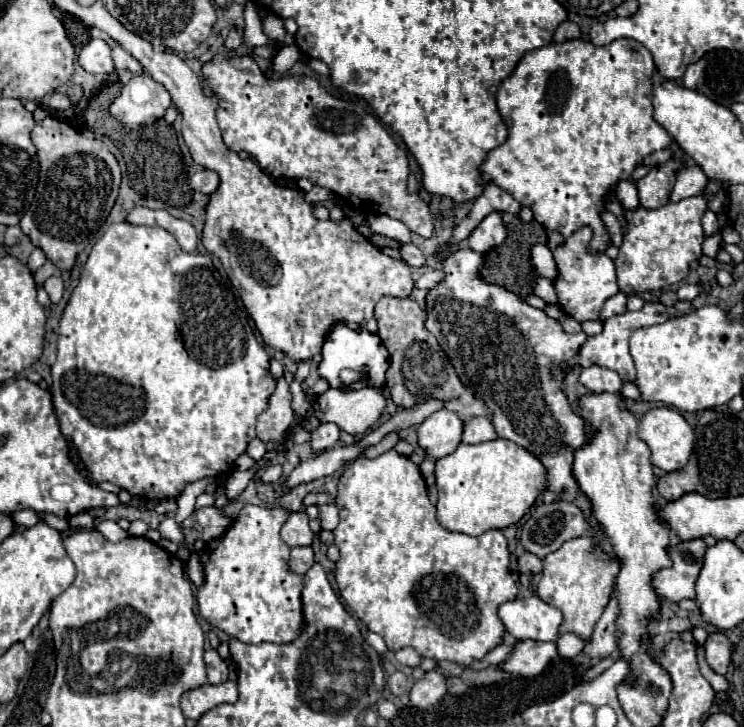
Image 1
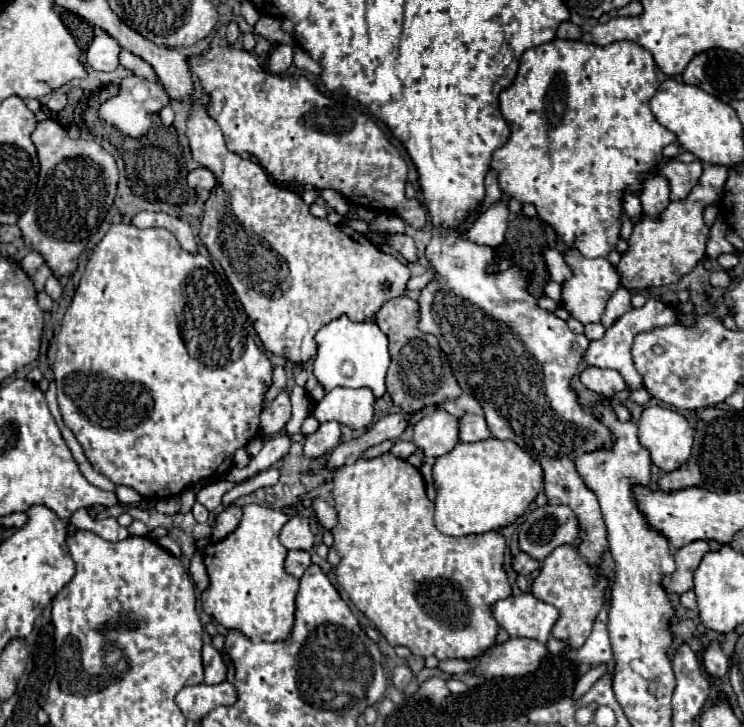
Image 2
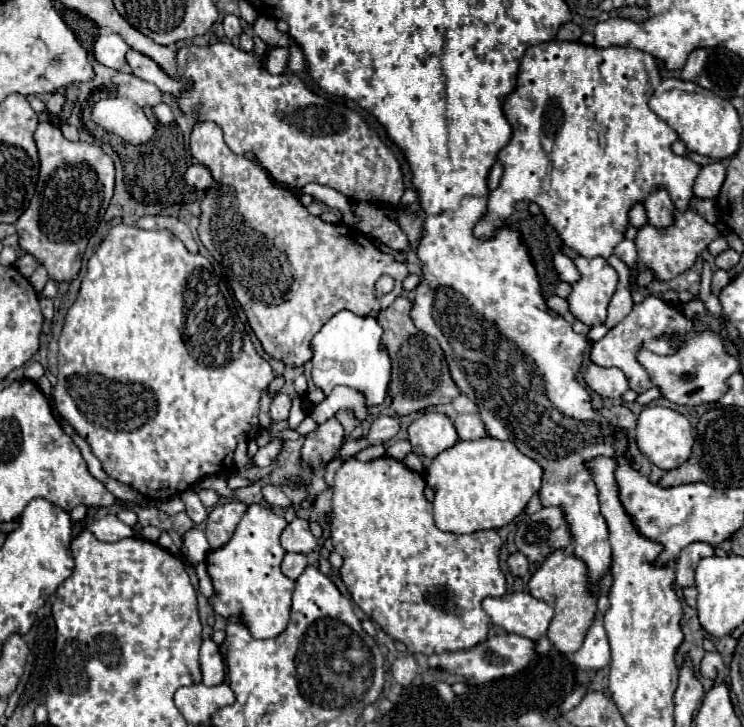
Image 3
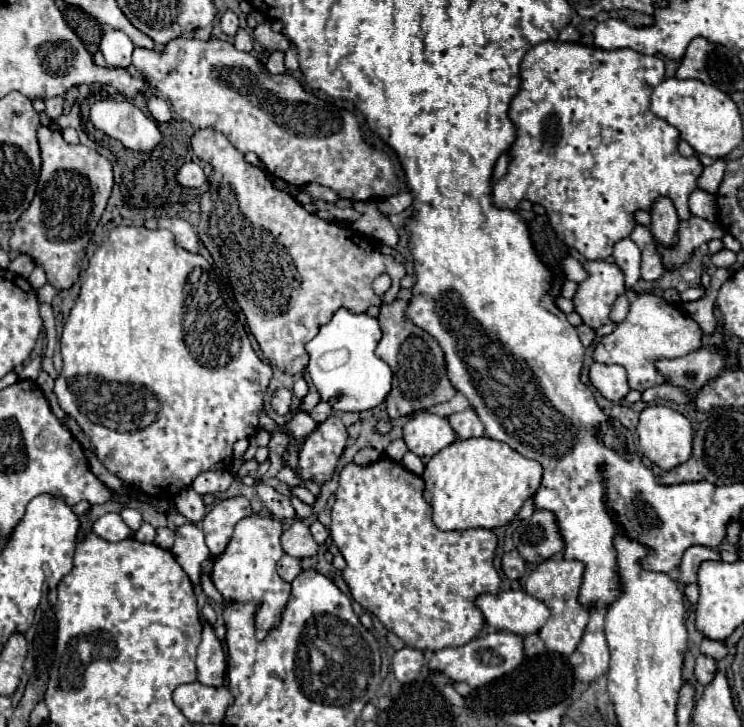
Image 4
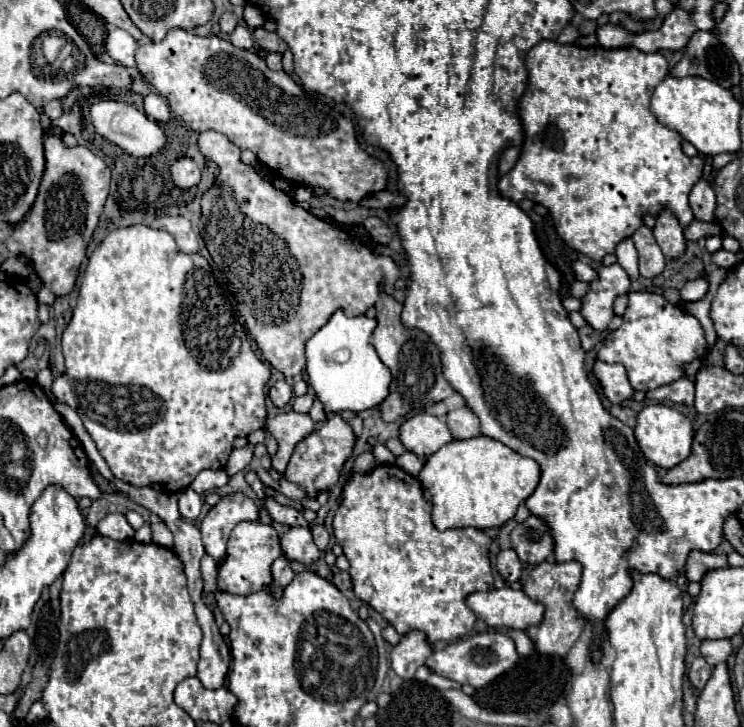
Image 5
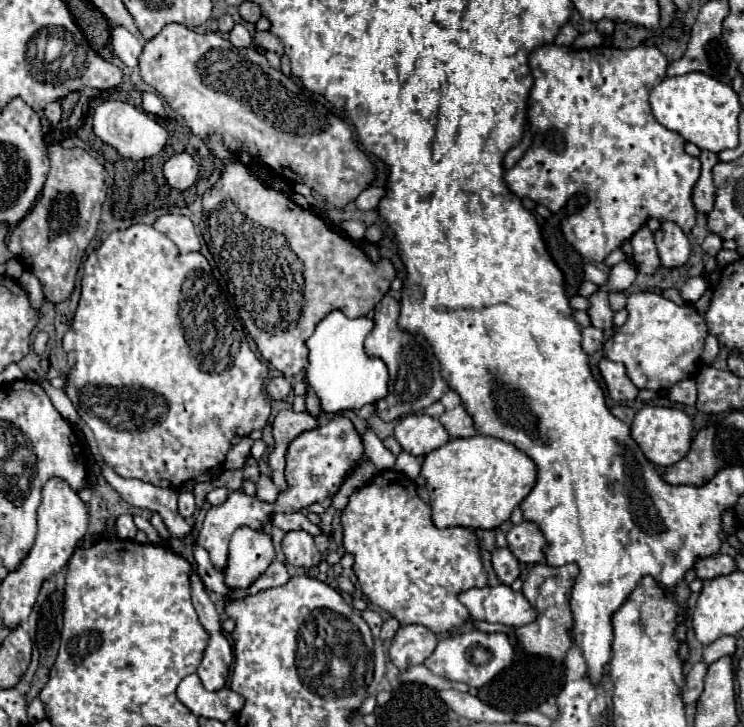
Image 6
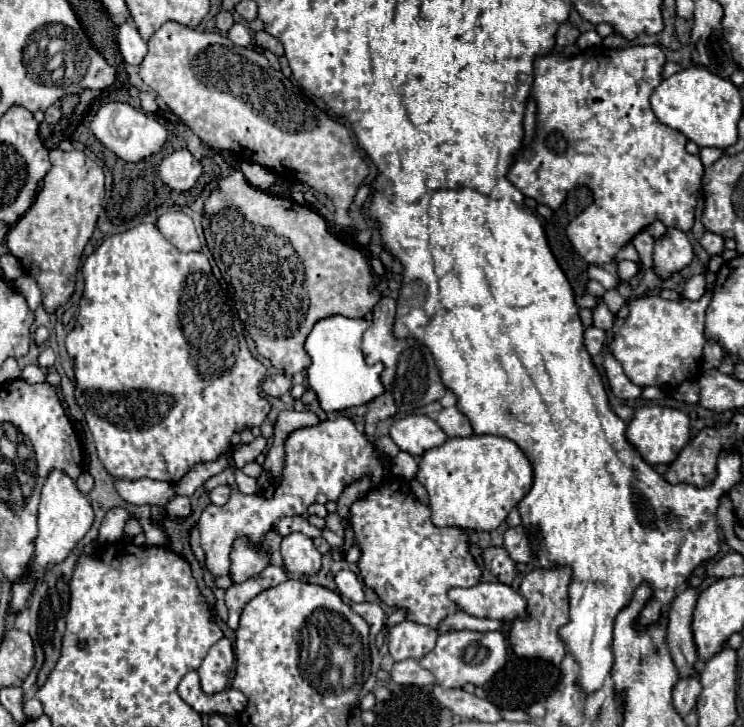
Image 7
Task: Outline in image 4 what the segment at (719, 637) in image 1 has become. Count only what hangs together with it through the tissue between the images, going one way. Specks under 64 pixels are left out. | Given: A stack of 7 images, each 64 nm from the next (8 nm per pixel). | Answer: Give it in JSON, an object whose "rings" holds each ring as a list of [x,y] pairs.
{"rings":[[[698,656],[698,660],[696,660],[696,678],[698,678],[698,682],[700,684],[710,684],[712,682],[712,678],[714,678],[714,674],[716,674],[716,668],[718,668],[718,662],[714,660],[714,658],[710,658],[710,656]]]}

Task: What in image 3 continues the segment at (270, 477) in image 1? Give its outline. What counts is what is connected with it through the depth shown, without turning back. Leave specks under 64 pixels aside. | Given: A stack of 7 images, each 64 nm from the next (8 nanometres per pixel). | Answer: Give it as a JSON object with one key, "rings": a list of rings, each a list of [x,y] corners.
{"rings":[[[206,476],[202,482],[198,482],[198,484],[194,486],[196,492],[202,490],[202,488],[212,488],[212,490],[216,490],[222,498],[234,498],[234,490],[230,490],[230,488],[226,486],[226,478],[224,478],[224,476]]]}

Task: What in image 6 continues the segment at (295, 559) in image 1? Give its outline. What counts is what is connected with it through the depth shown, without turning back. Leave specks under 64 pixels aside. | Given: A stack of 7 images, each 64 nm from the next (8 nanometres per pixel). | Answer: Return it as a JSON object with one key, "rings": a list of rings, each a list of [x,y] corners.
{"rings":[[[274,560],[274,562],[270,564],[270,568],[264,572],[264,576],[260,576],[260,580],[256,580],[256,584],[252,584],[252,588],[246,588],[246,590],[240,590],[240,592],[230,592],[230,596],[232,596],[232,598],[250,596],[250,594],[256,594],[256,592],[266,590],[266,588],[284,586],[288,580],[290,580],[290,574],[288,574],[288,570],[286,570],[286,564]]]}

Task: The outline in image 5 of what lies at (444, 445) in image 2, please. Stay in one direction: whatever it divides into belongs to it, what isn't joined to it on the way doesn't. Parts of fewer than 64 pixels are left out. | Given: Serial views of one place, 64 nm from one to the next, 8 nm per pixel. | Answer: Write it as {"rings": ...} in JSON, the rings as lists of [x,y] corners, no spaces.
{"rings":[[[420,412],[402,424],[400,440],[408,452],[414,452],[418,458],[428,458],[444,444],[448,444],[452,440],[452,434],[444,418]]]}

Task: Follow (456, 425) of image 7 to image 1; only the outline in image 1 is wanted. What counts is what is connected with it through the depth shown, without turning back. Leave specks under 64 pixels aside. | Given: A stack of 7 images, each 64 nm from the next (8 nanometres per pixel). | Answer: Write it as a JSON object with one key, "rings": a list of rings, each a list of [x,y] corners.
{"rings":[[[476,416],[476,418],[470,418],[470,420],[466,422],[462,442],[464,442],[464,444],[478,444],[478,442],[496,440],[496,438],[498,438],[498,434],[496,434],[496,428],[494,428],[492,420],[490,420],[490,418]]]}

